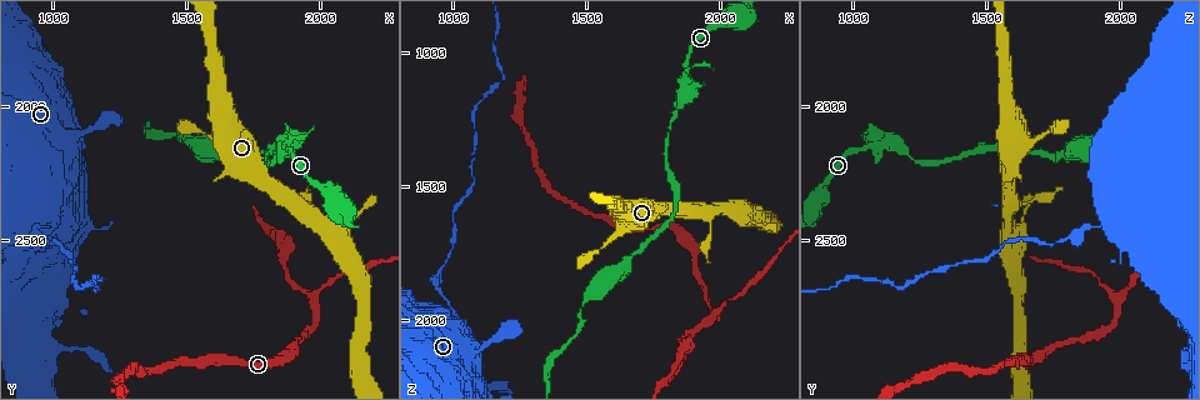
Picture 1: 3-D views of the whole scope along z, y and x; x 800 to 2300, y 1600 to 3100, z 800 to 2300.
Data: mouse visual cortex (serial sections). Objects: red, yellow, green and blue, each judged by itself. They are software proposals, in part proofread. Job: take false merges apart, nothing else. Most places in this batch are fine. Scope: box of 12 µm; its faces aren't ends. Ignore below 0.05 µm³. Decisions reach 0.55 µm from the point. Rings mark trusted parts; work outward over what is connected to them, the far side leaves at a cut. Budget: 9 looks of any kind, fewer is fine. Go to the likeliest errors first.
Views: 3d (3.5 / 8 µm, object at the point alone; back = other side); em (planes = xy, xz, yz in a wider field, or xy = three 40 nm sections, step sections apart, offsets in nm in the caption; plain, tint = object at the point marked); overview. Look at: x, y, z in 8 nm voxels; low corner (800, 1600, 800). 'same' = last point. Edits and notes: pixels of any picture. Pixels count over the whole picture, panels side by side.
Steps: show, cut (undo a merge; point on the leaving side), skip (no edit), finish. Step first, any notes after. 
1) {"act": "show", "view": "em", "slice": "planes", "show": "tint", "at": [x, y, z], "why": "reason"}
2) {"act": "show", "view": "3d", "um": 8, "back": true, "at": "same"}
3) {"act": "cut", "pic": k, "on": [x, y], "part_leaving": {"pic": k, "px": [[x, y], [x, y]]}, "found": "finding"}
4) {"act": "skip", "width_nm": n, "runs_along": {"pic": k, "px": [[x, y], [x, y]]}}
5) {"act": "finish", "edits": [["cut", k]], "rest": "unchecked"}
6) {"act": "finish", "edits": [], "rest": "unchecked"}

{"act": "show", "view": "3d", "um": 3.5, "at": [1000, 2430, 1960], "why": "sharp bend"}

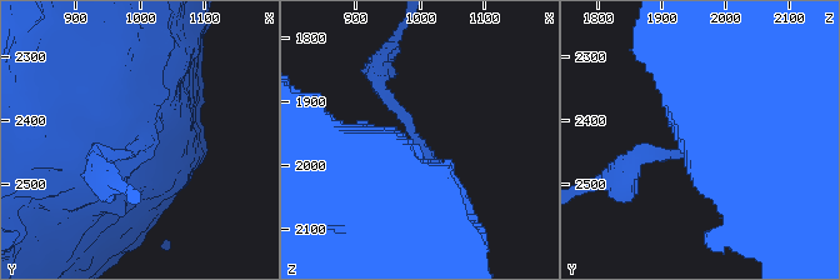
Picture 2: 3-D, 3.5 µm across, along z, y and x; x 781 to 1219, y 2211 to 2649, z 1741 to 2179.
{"act": "show", "view": "em", "slice": "xy", "step": 3, "show": "tint", "at": [1000, 2445, 1960], "arm_widths_nm": [200, 1100]}

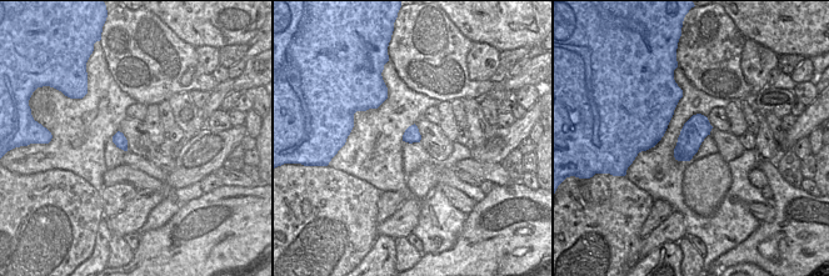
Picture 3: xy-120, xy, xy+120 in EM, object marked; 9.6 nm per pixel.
{"act": "cut", "pic": 2, "on": [396, 108], "width_nm": 150, "border": {"pic": 3, "px": [[709, 131], [695, 116], [680, 134]]}, "found": "two cells meet here"}

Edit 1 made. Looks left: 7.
{"act": "show", "view": "overview", "why": "redraw"}

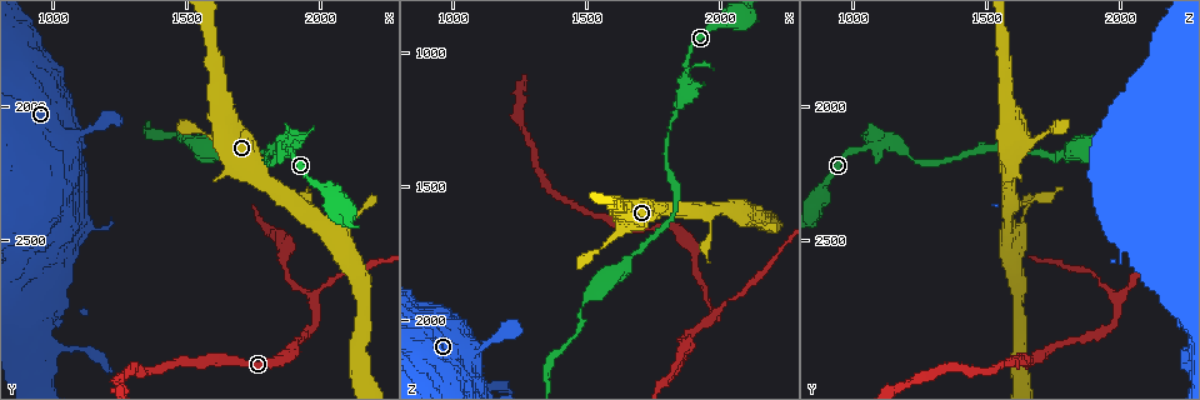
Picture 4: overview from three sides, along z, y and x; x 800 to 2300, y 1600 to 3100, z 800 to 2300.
{"act": "show", "view": "3d", "um": 3.5, "at": [1970, 2730, 2010], "why": "three-way junction"}

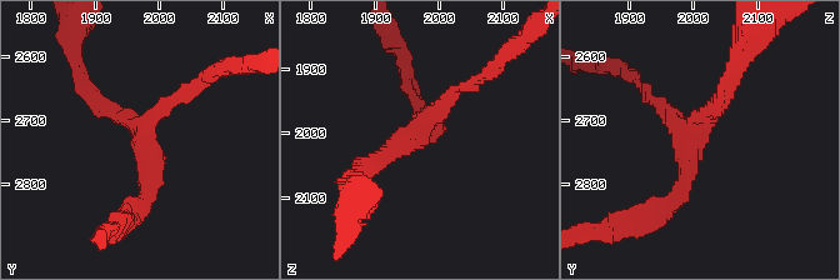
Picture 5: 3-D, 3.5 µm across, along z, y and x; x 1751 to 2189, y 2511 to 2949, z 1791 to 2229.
{"act": "show", "view": "em", "slice": "xy", "step": 2, "show": "tint", "at": [1975, 2715, 2000], "arms": 3, "arm_widths_nm": [150, 200, 200], "why": "shape alone is not enough"}

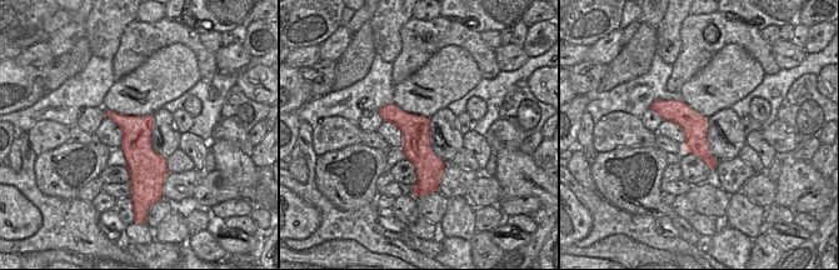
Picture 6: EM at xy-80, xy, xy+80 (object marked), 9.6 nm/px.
{"act": "show", "view": "em", "slice": "planes", "show": "tint", "at": "same"}

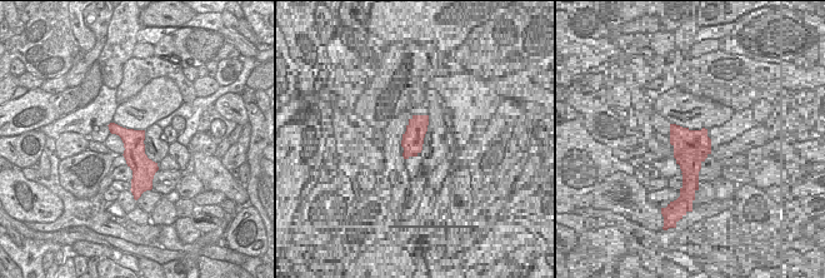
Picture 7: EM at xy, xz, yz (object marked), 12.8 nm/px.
{"act": "skip", "width_nm": 280, "runs_along": {"pic": 5, "px": [[666, 209], [726, 83]]}, "found": "one cell here"}

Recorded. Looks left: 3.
{"act": "show", "view": "3d", "um": 8, "at": [1550, 2100, 1730], "why": "a narrow waist"}

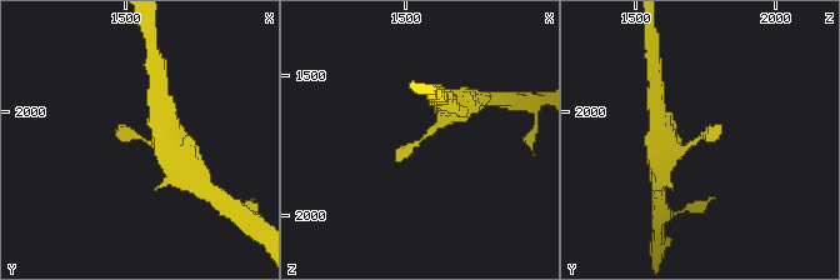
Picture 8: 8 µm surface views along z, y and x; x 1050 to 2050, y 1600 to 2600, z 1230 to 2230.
{"act": "show", "view": "3d", "um": 3.5, "at": [1550, 2090, 1740], "why": "zoom in"}

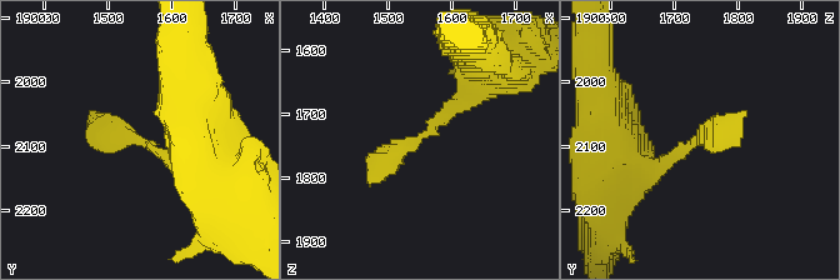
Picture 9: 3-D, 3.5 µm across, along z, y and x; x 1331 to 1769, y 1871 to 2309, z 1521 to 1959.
{"act": "skip", "runs_along": {"pic": 9, "px": [[483, 80], [379, 166], [371, 183]]}, "found": "one cell here"}

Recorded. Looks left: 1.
{"act": "finish", "edits": [["cut", 2]], "rest": "unchecked"}

